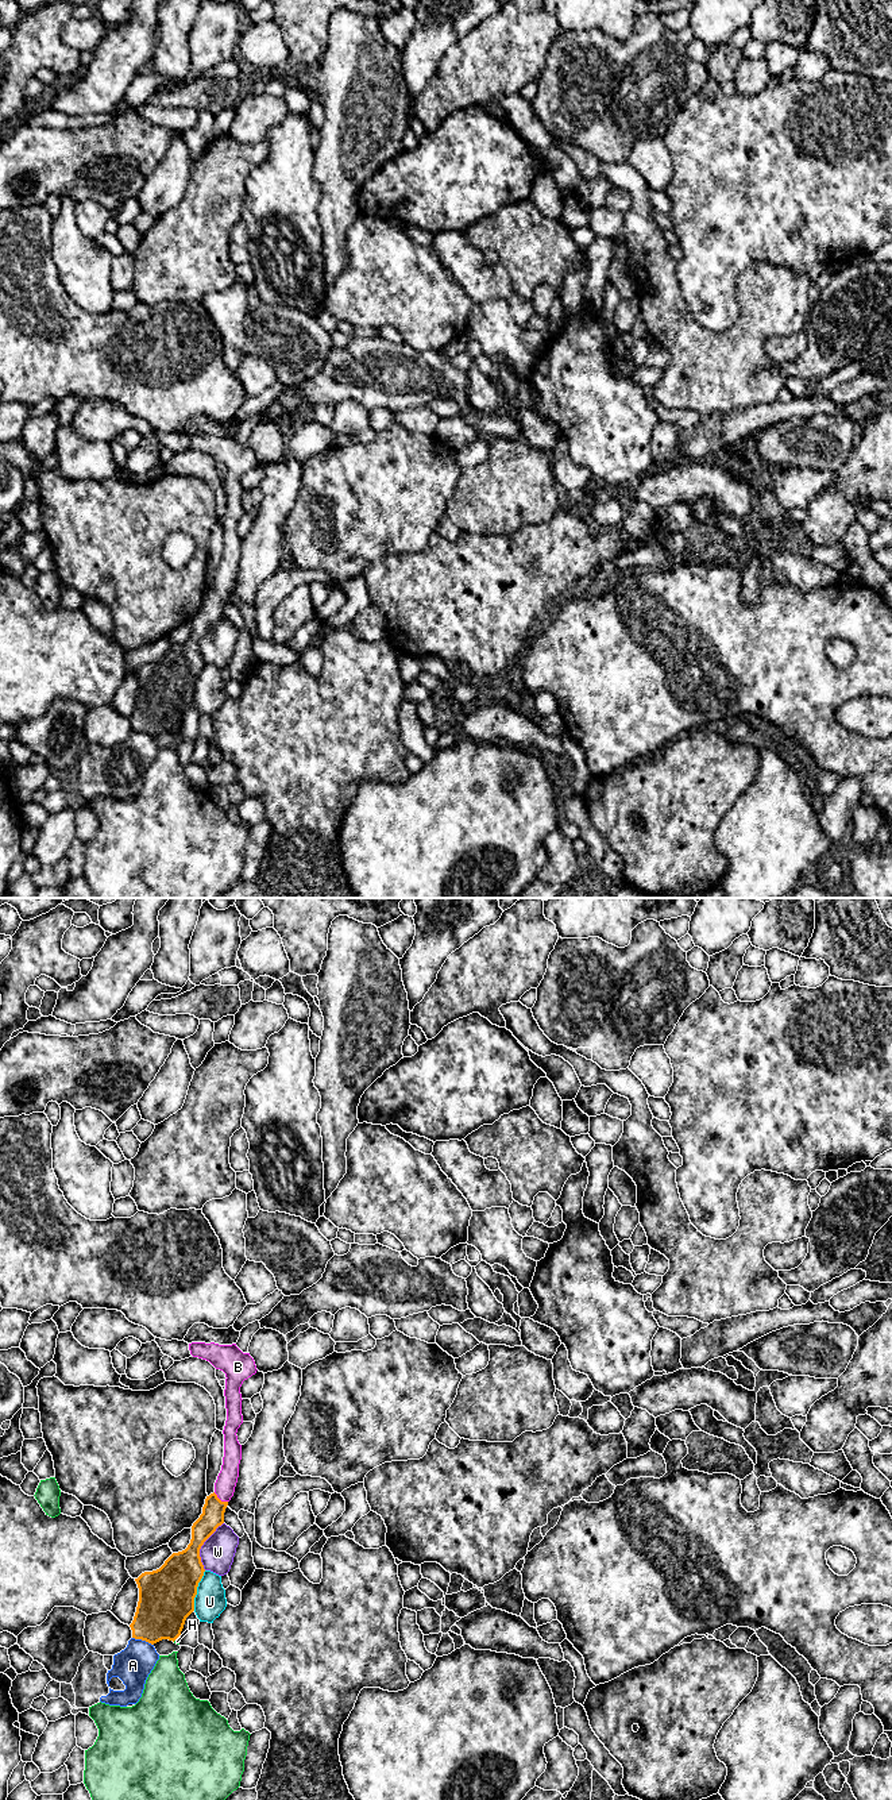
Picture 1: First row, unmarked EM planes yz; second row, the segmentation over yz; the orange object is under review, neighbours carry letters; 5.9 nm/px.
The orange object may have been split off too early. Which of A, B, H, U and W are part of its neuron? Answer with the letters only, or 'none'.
B

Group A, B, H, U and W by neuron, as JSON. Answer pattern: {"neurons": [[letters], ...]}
{"neurons": [["A"], ["B"], ["H"], ["U"], ["W"]]}

